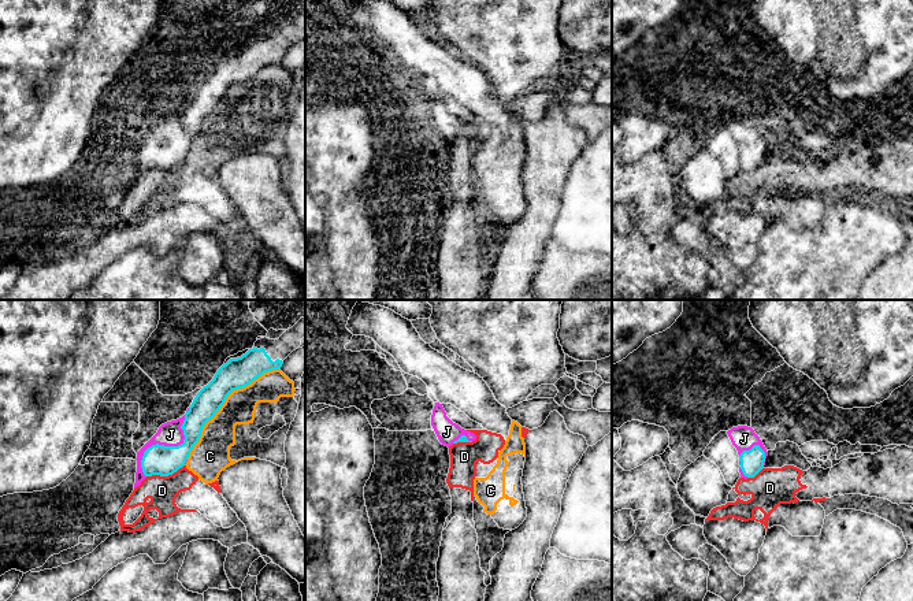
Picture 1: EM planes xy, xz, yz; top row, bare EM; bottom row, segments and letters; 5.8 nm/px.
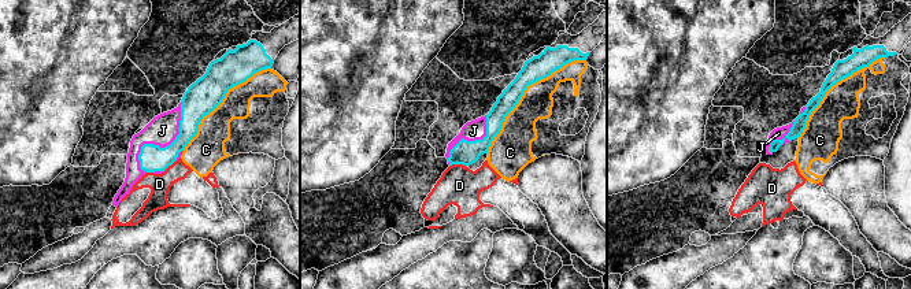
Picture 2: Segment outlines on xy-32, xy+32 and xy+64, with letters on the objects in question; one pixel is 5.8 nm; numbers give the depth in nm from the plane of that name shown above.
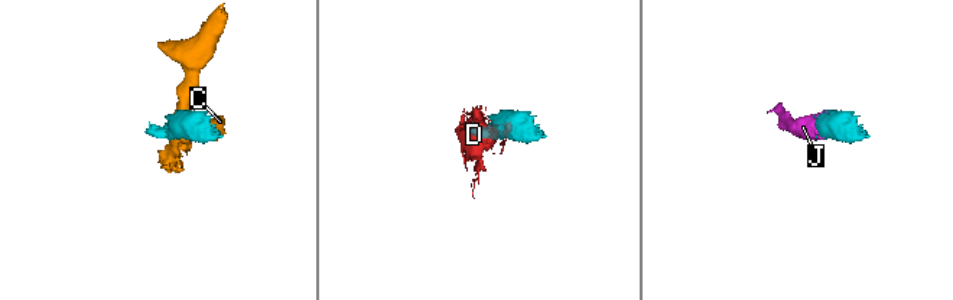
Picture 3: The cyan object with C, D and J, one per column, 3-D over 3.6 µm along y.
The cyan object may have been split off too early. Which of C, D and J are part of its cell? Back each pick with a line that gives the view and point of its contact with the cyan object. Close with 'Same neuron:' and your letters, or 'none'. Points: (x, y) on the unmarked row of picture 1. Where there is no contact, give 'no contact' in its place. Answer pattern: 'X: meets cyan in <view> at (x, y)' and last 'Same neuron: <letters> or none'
J: meets cyan in xy at (163, 138)
Same neuron: J

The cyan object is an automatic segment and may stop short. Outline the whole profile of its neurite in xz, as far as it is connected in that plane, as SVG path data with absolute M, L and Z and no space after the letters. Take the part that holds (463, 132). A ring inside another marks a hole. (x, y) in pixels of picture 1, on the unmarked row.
M435 96L433 103L431 119L439 136L448 141L457 136L472 136L476 133L474 126L463 123L459 118L453 116L439 96Z

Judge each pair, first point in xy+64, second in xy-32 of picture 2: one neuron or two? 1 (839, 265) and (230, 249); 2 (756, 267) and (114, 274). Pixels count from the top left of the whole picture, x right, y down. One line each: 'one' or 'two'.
1: two
2: one

